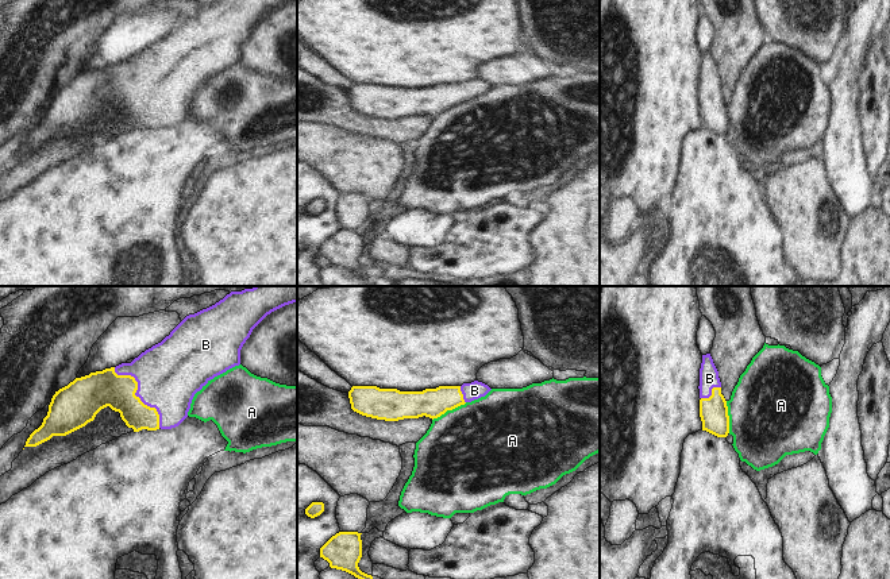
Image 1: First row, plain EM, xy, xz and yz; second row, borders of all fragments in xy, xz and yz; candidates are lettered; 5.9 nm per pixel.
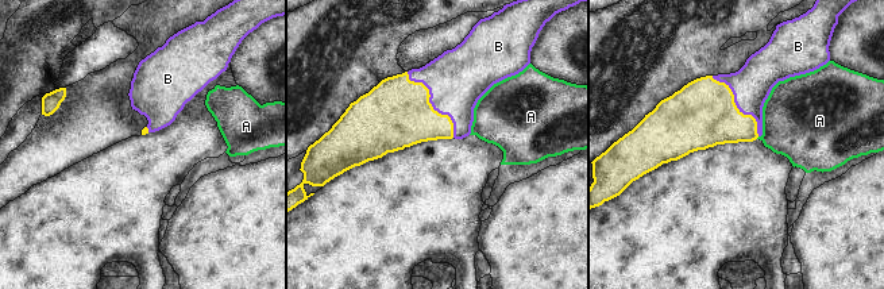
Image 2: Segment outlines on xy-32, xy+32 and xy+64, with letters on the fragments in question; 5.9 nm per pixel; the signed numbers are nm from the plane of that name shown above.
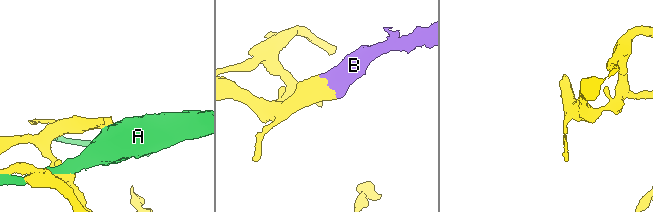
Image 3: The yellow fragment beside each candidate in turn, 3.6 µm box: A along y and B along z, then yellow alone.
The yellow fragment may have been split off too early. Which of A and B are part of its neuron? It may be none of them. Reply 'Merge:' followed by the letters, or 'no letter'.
Merge: B

